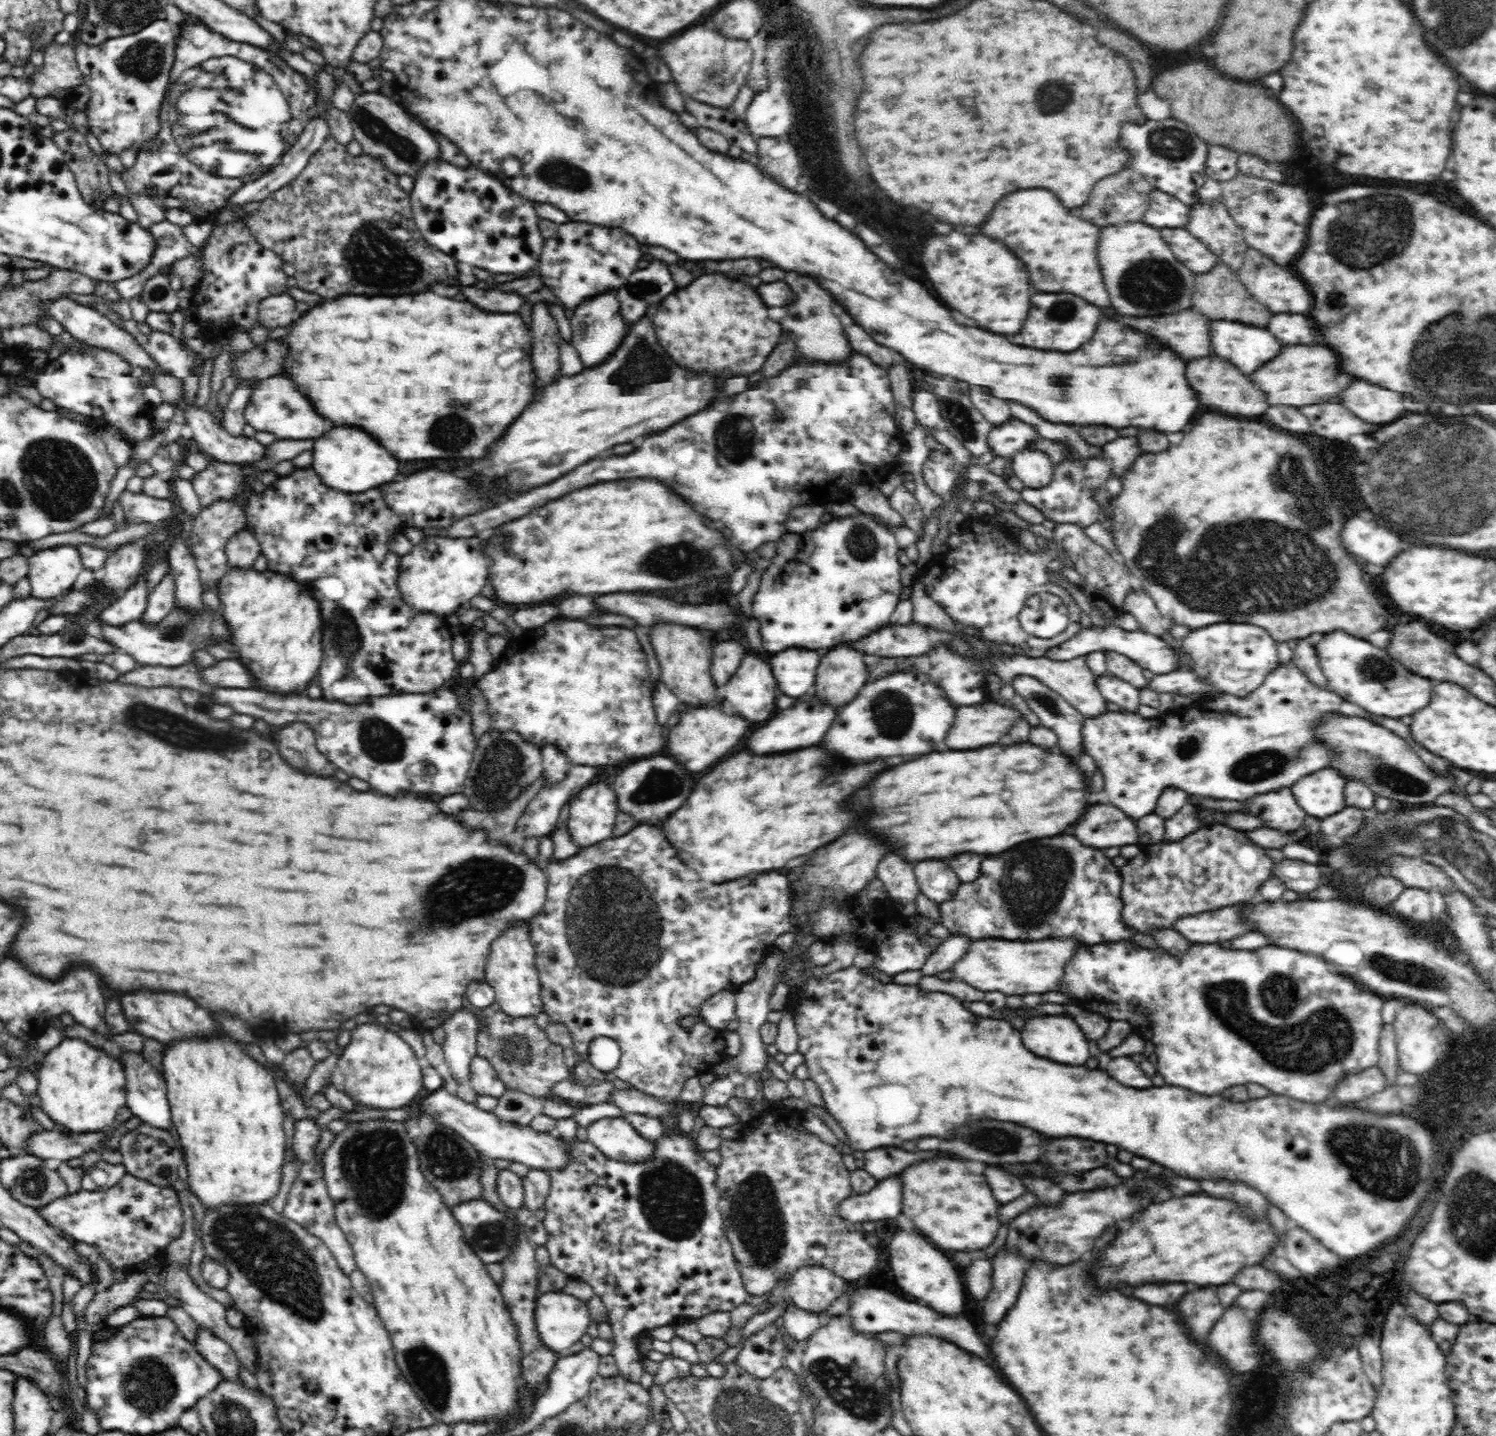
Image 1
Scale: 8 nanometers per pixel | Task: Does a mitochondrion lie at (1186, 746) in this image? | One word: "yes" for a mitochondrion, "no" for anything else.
yes

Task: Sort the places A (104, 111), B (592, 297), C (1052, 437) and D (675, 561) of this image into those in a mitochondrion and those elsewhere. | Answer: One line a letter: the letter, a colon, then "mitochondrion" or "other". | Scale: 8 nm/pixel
A: other
B: other
C: other
D: mitochondrion

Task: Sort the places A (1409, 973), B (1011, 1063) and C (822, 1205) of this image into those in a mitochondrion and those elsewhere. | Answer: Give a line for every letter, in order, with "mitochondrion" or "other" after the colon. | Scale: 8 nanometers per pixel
A: mitochondrion
B: other
C: other

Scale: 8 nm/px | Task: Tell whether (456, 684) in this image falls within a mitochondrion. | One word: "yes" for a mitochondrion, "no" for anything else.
no

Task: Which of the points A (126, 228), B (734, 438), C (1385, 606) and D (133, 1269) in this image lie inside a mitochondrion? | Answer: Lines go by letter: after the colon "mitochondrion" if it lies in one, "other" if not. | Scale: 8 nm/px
A: other
B: mitochondrion
C: other
D: other

